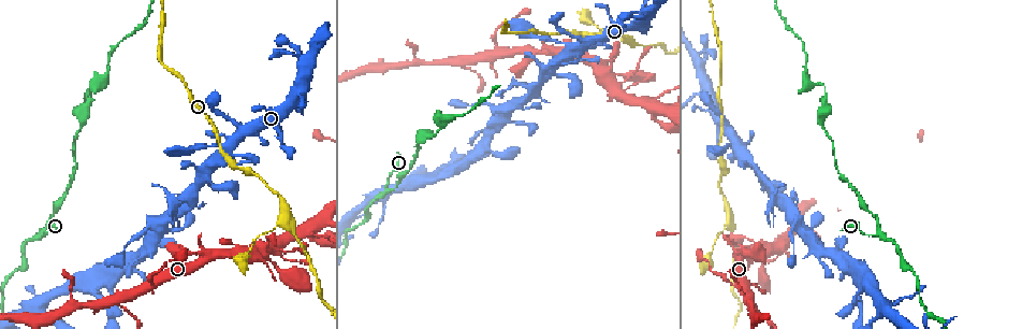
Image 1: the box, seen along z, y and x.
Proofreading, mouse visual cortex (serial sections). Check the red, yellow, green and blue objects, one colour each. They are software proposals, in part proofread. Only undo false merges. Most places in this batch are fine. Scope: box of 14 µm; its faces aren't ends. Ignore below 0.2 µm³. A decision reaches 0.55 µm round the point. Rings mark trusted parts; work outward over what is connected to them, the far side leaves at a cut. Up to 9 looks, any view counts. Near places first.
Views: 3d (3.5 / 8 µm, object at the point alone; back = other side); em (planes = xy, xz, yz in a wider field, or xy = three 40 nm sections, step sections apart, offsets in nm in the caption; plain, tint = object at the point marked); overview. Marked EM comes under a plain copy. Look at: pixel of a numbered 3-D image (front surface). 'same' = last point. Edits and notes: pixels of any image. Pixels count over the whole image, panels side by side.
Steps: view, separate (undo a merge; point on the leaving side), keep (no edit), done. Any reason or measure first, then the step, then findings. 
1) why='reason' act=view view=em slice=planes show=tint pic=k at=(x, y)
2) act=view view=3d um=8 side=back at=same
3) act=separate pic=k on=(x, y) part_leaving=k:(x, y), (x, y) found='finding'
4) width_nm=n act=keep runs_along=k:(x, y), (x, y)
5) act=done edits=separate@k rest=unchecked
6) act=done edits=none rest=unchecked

why='sharp bend' act=view view=3d um=3.5 side=back pic=1 at=(287, 213)

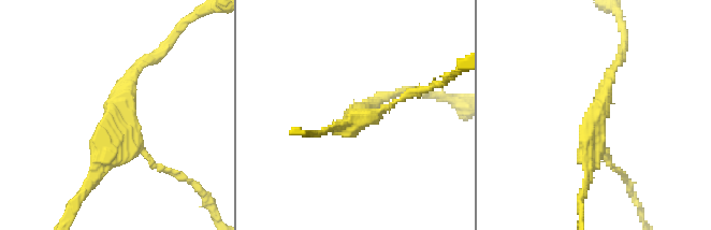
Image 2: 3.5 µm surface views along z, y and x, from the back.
why='now the EM' act=view view=em slice=xy step=2 show=tint pic=2 at=(114, 123)

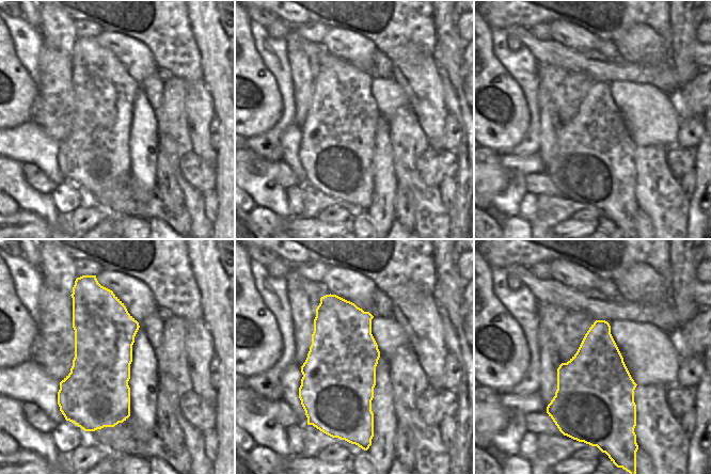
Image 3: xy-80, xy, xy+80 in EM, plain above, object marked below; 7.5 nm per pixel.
act=keep runs_along=2:(140, 66), (114, 128), (163, 171) found='one cell here'

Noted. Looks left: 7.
why='three arms meet' act=view view=em slice=planes show=tint pic=1 at=(457, 63)

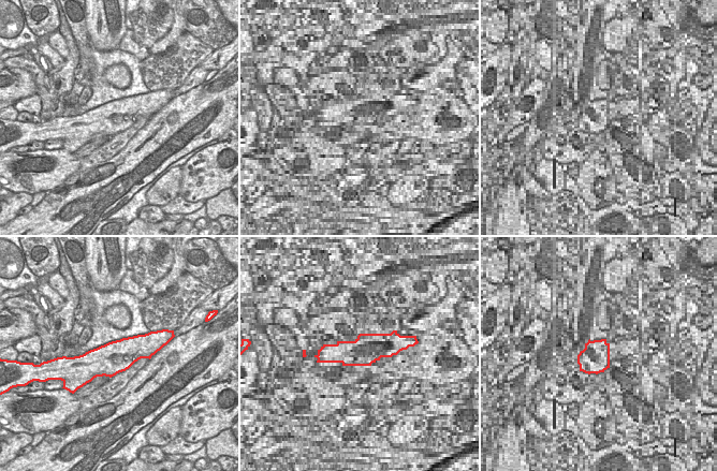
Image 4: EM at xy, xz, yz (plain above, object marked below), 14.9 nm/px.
why='see where the arms go' act=view view=3d um=3.5 at=same

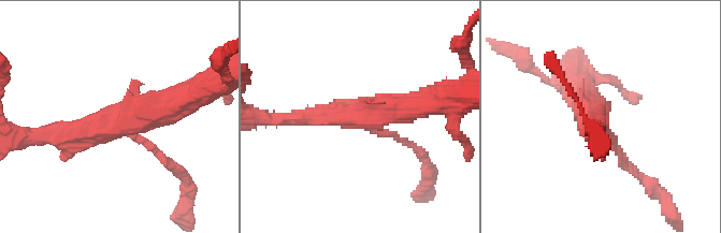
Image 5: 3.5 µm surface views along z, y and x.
arms=3 arm_widths_nm=100,300,400 act=keep runs_along=5:(182, 100), (49, 136) found='one cell here'

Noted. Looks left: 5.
why='side arm on a straight run' act=view view=3d um=3.5 pic=1 at=(114, 276)

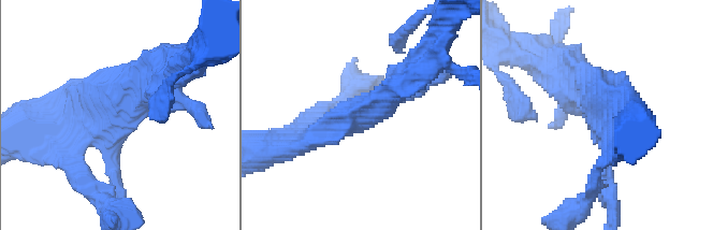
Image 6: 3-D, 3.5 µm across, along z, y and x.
why='shape alone is not enough' act=view view=em slice=xy step=2 show=tint pic=6 at=(355, 119)

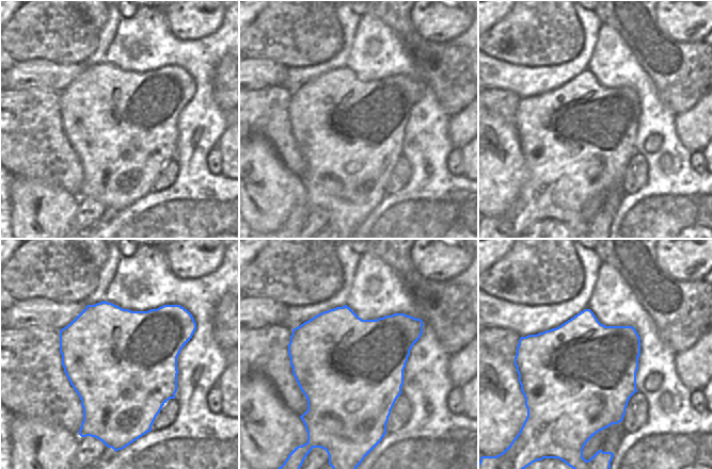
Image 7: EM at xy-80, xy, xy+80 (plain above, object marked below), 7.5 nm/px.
act=keep runs_along=6:(403, 83), (380, 104), (291, 146) found='one cell here'

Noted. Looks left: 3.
why='branch point' act=view view=3d um=3.5 pic=1 at=(877, 232)

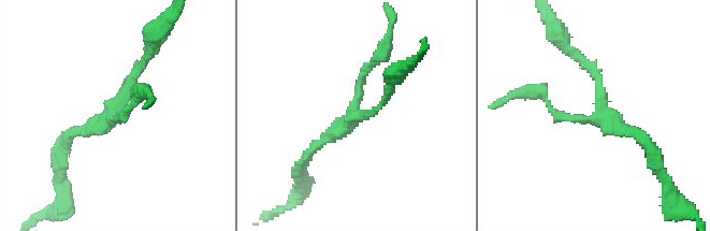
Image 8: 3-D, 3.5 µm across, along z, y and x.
why='need the tissue' act=view view=em slice=planes show=tint pic=8 at=(601, 113)

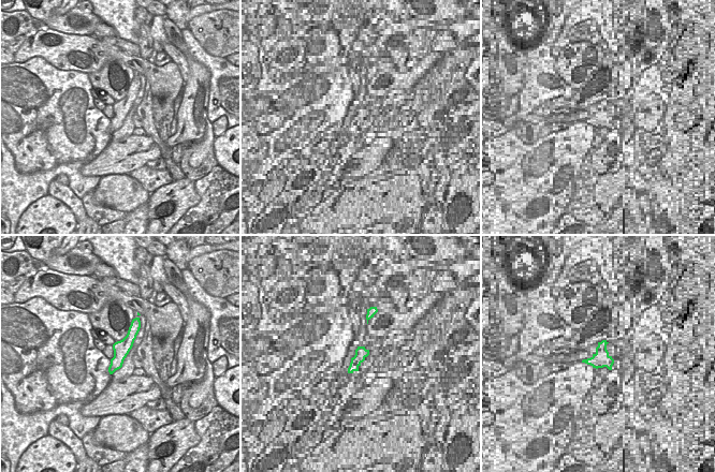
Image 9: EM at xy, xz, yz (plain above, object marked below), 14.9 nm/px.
act=keep runs_along=9:(133, 324), (133, 332), (111, 369) found='one cell here'

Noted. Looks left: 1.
act=done edits=none rest=unchecked

